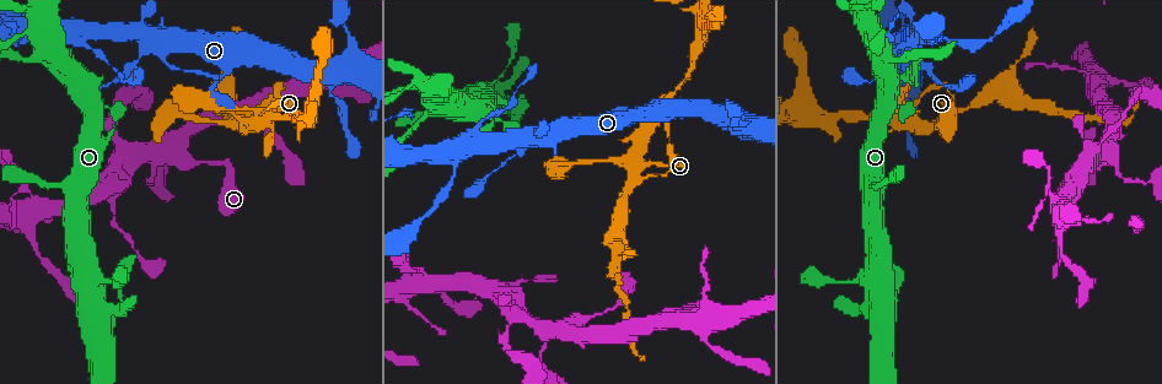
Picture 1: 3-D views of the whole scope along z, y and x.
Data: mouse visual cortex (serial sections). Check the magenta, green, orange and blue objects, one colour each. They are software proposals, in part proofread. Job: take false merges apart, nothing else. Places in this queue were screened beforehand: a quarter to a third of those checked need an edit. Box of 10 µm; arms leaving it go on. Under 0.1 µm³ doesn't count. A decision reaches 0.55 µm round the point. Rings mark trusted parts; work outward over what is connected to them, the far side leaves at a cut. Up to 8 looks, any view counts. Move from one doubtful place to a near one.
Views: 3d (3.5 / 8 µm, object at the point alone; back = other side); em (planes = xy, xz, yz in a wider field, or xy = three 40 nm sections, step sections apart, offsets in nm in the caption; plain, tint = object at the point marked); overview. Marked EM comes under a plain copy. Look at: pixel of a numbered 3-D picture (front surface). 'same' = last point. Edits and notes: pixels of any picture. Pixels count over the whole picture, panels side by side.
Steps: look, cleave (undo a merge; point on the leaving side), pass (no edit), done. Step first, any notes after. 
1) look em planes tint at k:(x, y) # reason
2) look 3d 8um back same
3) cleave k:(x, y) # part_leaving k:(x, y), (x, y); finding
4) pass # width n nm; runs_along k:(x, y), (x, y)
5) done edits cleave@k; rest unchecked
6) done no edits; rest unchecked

look 3d 8um at 1:(644, 162) # three arms meet

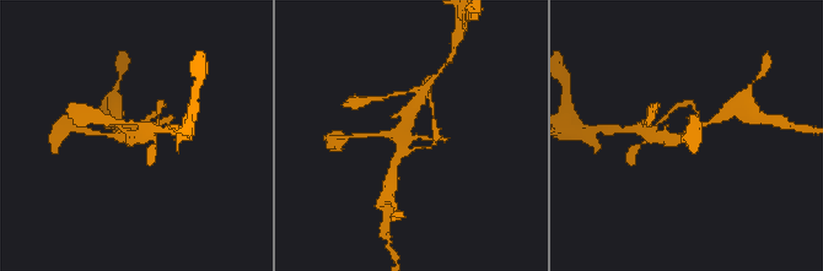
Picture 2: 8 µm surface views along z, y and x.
look 3d 3.5um same # zoom in

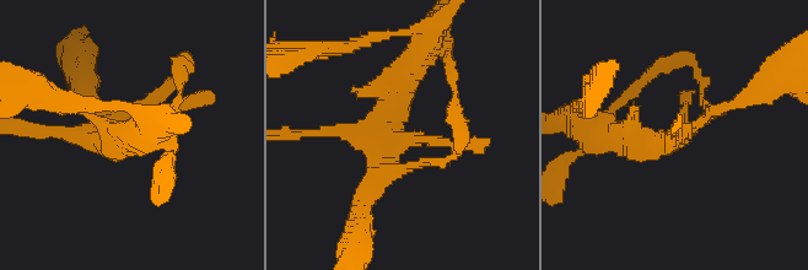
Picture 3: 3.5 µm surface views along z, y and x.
pass # runs_along 3:(474, 142), (388, 127), (407, 74); all the same cell

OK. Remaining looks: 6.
look 3d 3.5um at 1:(1004, 88) # sharp bend

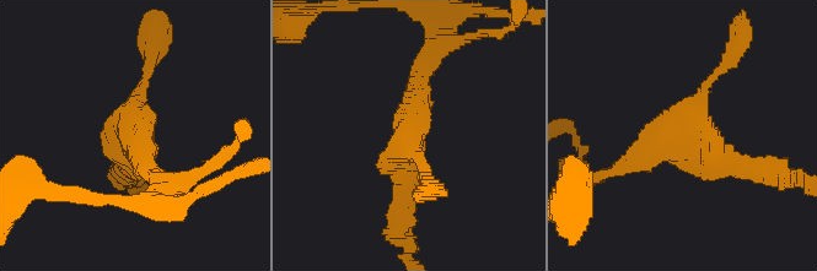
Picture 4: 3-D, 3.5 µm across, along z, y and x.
look em xy step 5 tint at 4:(133, 127) # now the EM

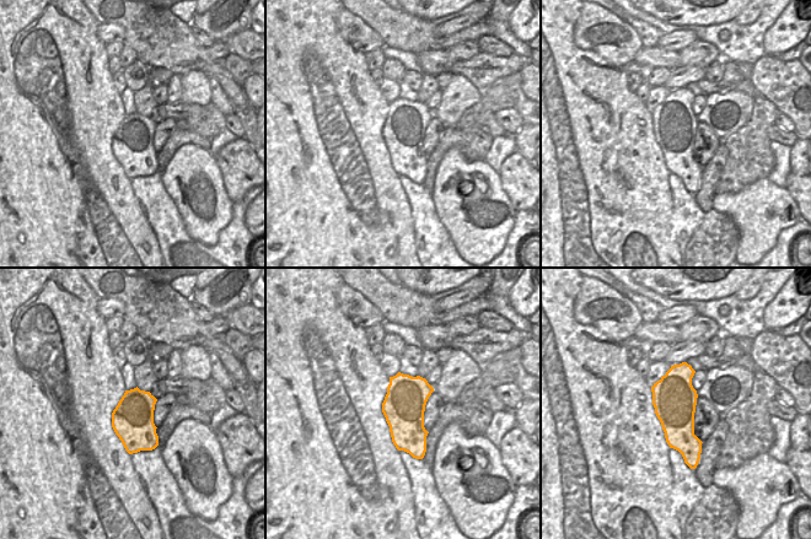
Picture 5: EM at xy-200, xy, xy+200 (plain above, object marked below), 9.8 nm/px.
pass # width 420 nm; runs_along 4:(423, 70), (401, 155), (404, 199); all the same cell

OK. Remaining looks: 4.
look 3d 3.5um back at 1:(1094, 155) # sharp bend

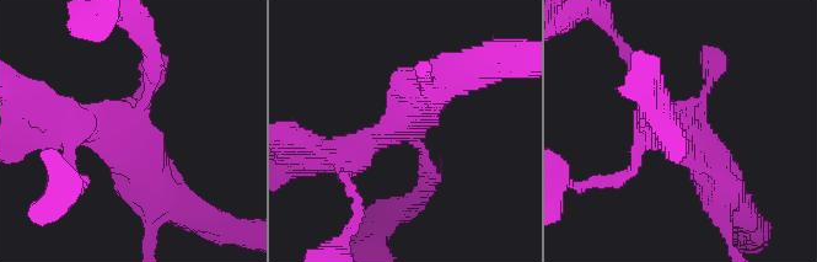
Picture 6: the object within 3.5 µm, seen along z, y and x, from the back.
look em xy step 3 tint at 6:(396, 130)

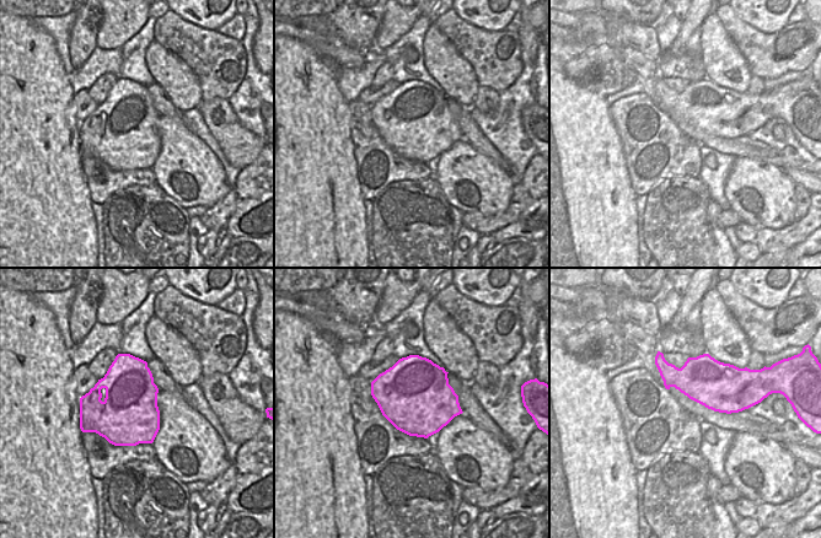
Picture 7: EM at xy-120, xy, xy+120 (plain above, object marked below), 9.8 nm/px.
pass # width 700 nm; runs_along 6:(44, 119), (116, 123), (157, 191); all the same cell

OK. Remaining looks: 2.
done no edits; rest unchecked

